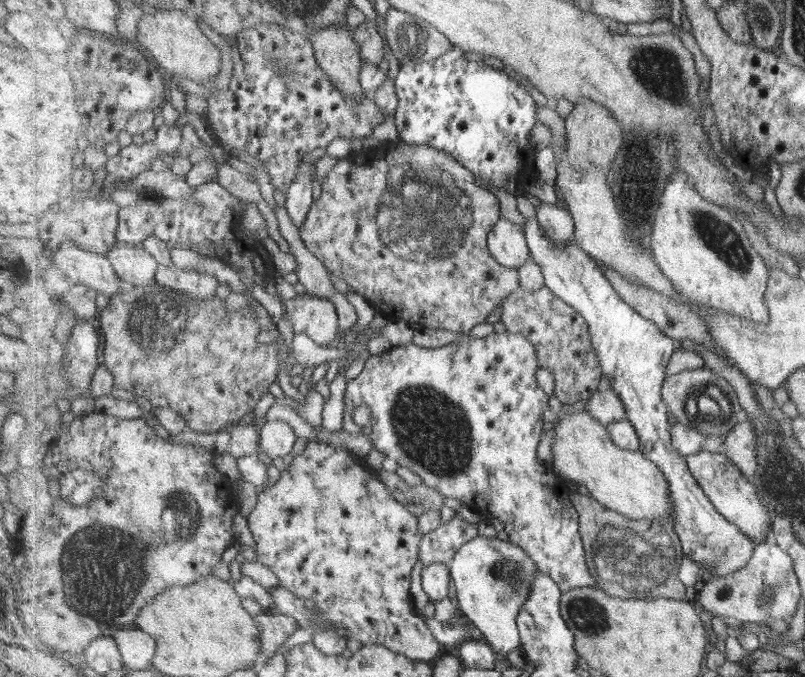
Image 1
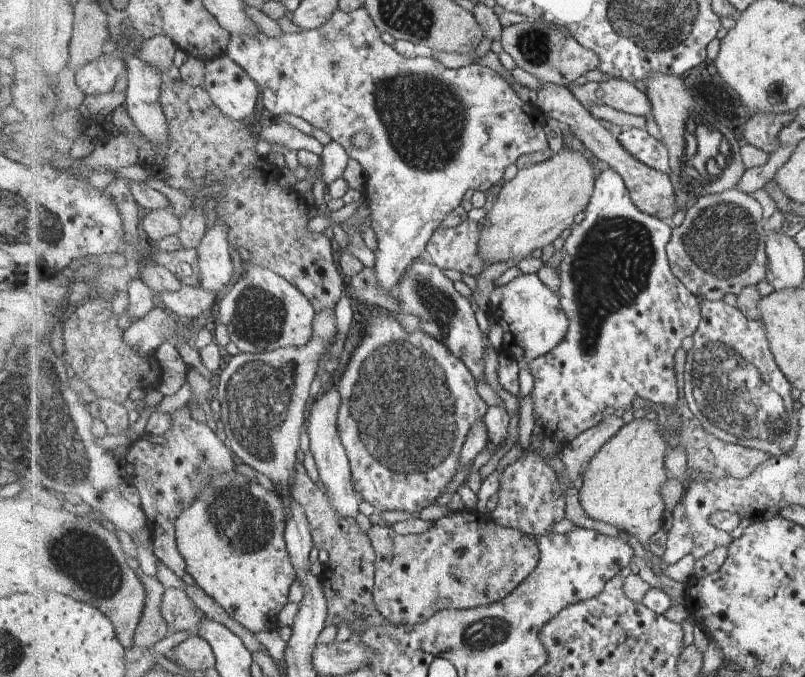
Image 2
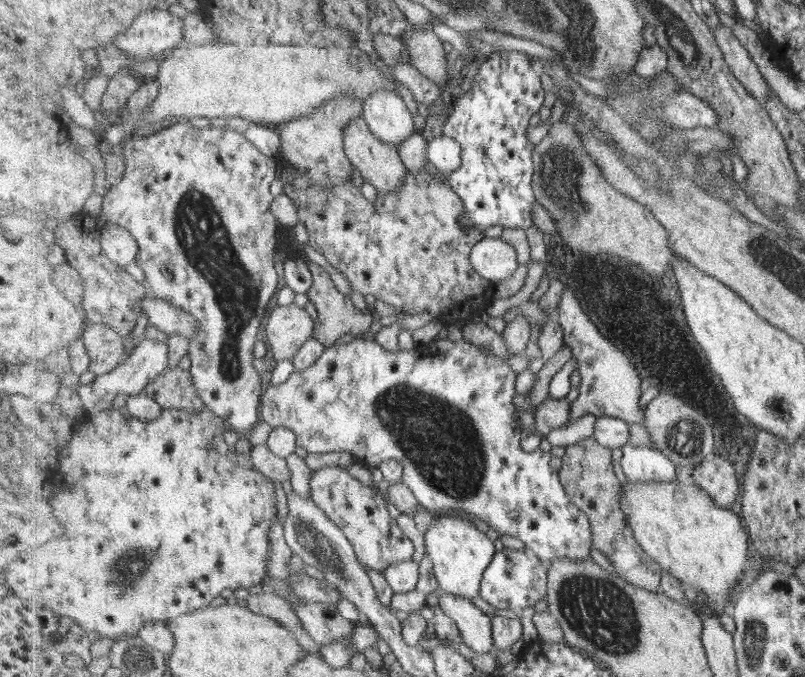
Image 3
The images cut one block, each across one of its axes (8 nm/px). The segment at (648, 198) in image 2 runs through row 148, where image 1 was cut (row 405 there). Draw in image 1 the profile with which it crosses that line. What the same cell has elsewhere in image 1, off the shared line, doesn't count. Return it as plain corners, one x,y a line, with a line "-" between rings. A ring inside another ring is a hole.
611,388
597,392
587,400
587,412
599,420
603,426
609,426
628,419
627,409
619,394

